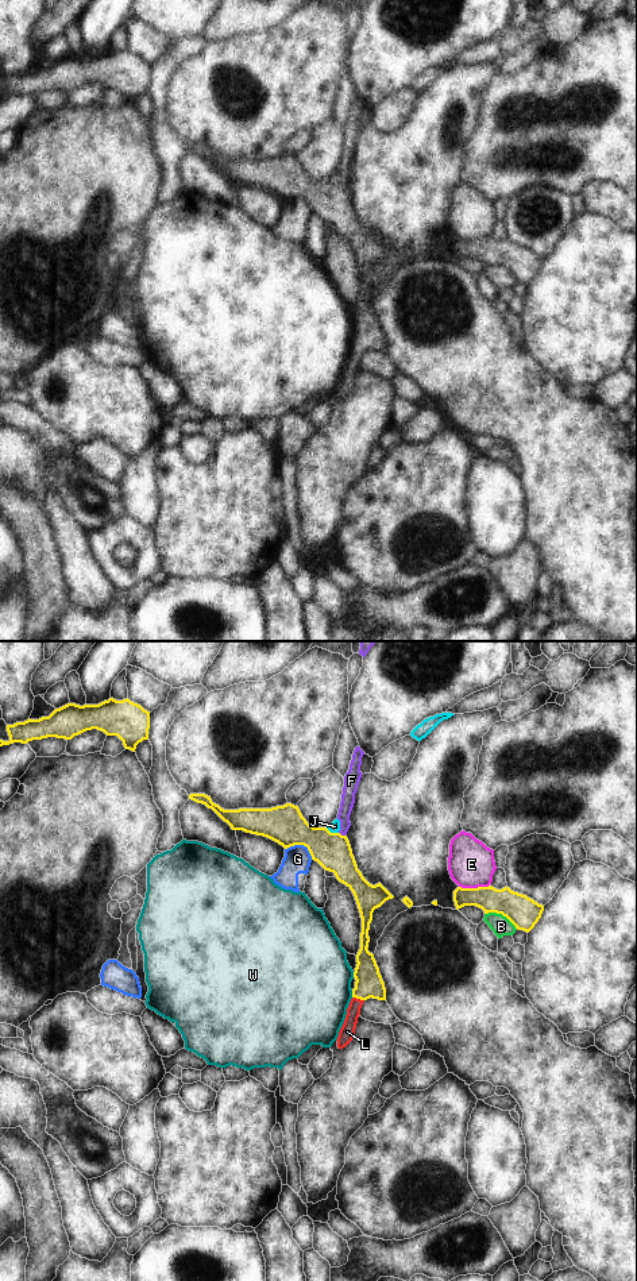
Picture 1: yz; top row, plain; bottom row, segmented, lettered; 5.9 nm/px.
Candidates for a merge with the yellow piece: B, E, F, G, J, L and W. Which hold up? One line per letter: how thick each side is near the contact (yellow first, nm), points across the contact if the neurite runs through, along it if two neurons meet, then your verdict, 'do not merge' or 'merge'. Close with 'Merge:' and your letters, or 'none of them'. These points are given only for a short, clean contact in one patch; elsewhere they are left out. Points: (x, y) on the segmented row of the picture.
B: calibres 190 and 120 nm; do not merge
E: calibres 160 and 280 nm; do not merge
F: calibres 220 and 80 nm; border yz (339, 832), (346, 836); do not merge
G: calibres 220 and 160 nm; border yz (285, 849), (293, 845), (304, 845), (312, 859); do not merge
J: calibres 220 and 60 nm; border yz (325, 828), (338, 833); do not merge
L: calibres 160 and 90 nm; way yz (369, 983), (358, 998), (347, 1031); merge
W: calibres 160 and 480 nm; do not merge
Merge: L

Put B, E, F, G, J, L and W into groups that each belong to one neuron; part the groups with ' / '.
B / E / F / G / J / L / W

